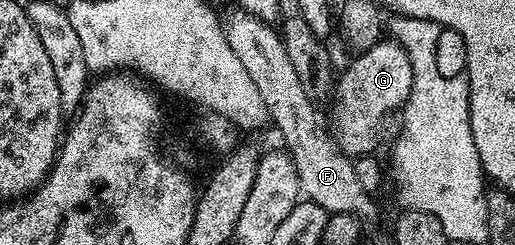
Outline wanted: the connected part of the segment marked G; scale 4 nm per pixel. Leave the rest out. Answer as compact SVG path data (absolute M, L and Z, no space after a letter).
M382 40L366 51L358 53L354 62L340 72L332 87L333 111L329 118L333 121L331 133L344 154L369 156L377 146L377 129L388 116L389 110L400 111L409 99L413 73L411 60L399 43Z

